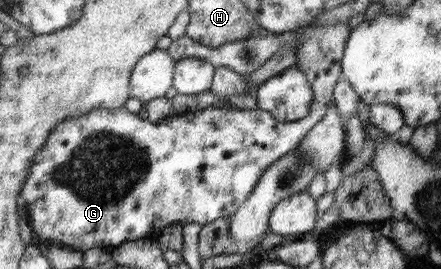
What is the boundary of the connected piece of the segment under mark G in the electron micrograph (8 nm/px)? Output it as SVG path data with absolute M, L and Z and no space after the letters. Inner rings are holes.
M341 22L337 24L321 24L321 26L309 25L300 28L299 32L297 32L297 35L301 38L299 38L299 42L297 42L297 61L295 66L305 73L314 91L313 108L310 110L310 113L307 114L306 118L299 121L287 122L278 120L270 111L263 111L259 108L242 109L237 107L225 108L225 106L223 106L223 108L208 106L201 110L189 110L189 113L184 113L185 117L183 117L183 113L181 117L179 117L179 114L173 115L173 117L169 117L169 127L167 127L167 121L161 121L161 123L153 123L153 125L151 125L151 121L145 121L145 118L135 117L135 114L127 110L125 106L121 107L121 109L113 110L93 109L93 111L89 111L85 113L85 115L59 121L59 124L54 128L45 145L39 149L38 155L35 155L35 163L31 165L26 183L23 183L23 200L27 205L28 220L29 224L33 226L34 237L37 241L53 241L53 244L59 247L67 247L71 250L84 252L93 249L93 247L110 249L111 247L117 247L129 241L143 239L143 237L147 237L147 235L153 233L153 231L159 232L159 229L167 228L167 225L198 223L201 224L201 226L205 226L222 218L229 220L231 216L235 215L235 213L245 205L246 200L253 194L255 186L258 185L259 180L262 178L262 175L266 173L267 169L269 169L270 165L297 148L307 133L326 117L327 108L329 108L329 104L332 103L335 84L341 79L341 60L345 43L347 43L346 39L351 30L348 22Z

